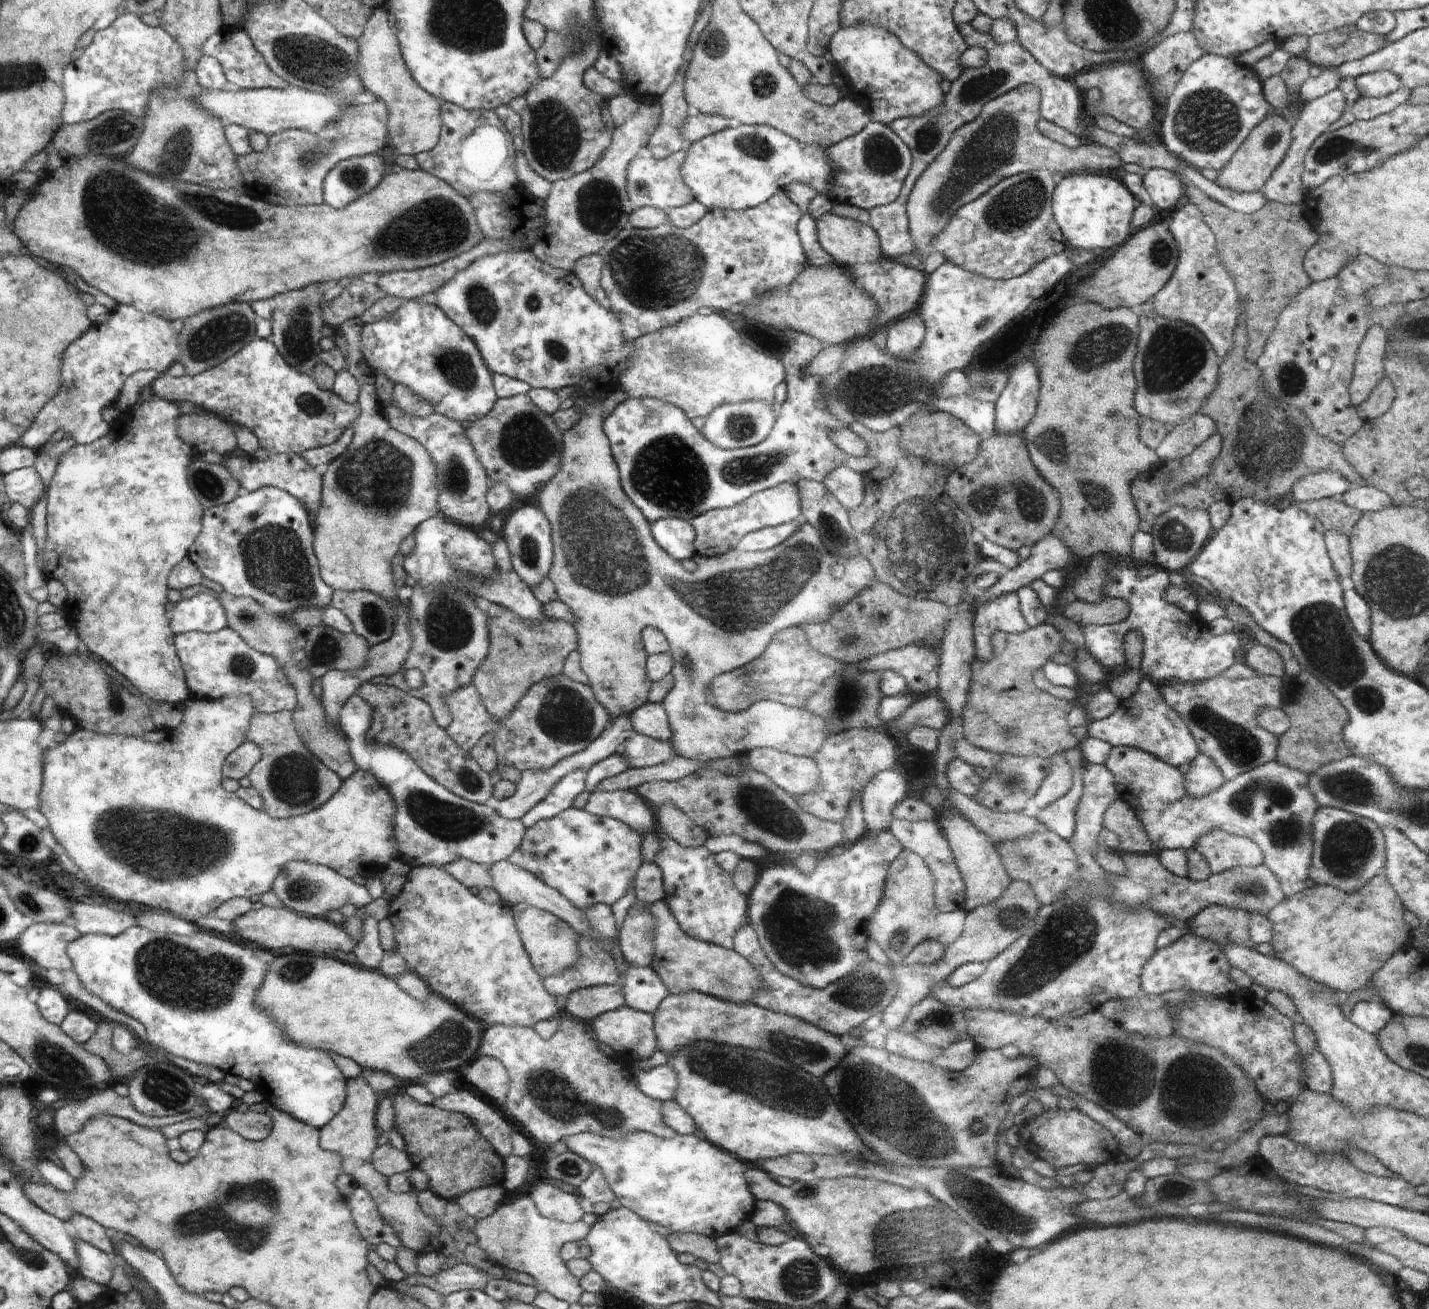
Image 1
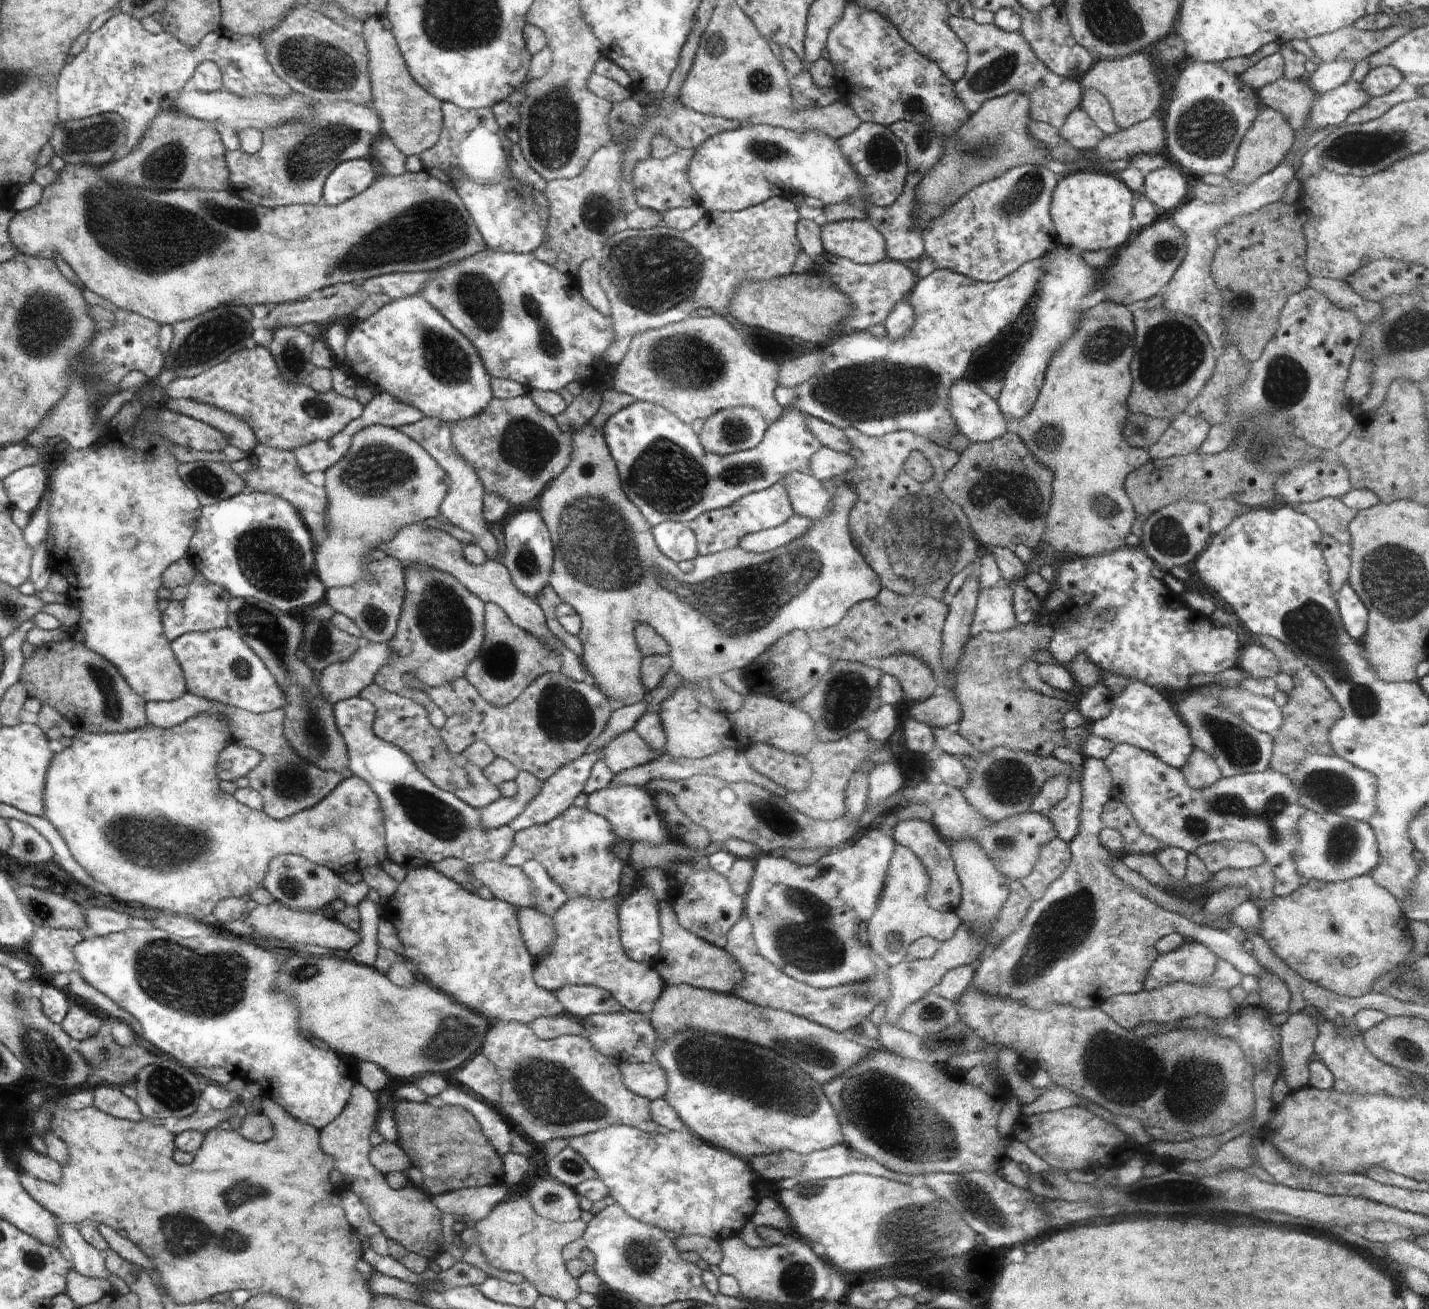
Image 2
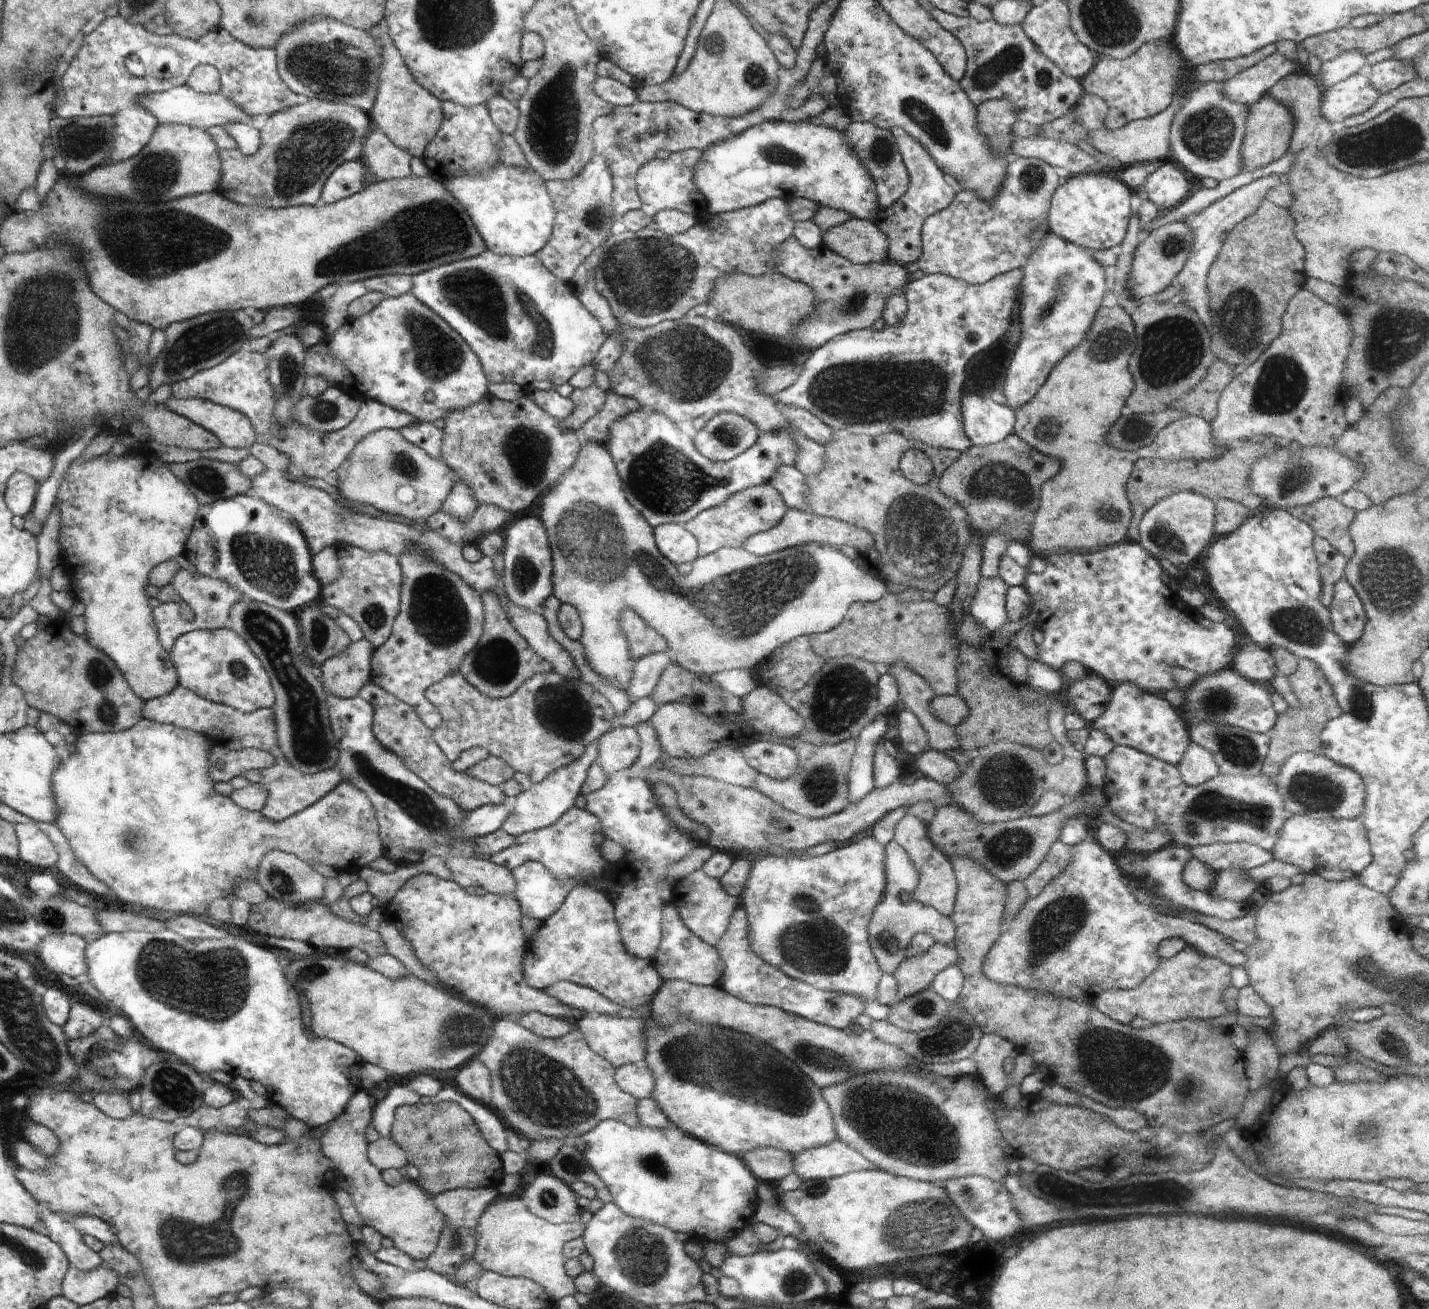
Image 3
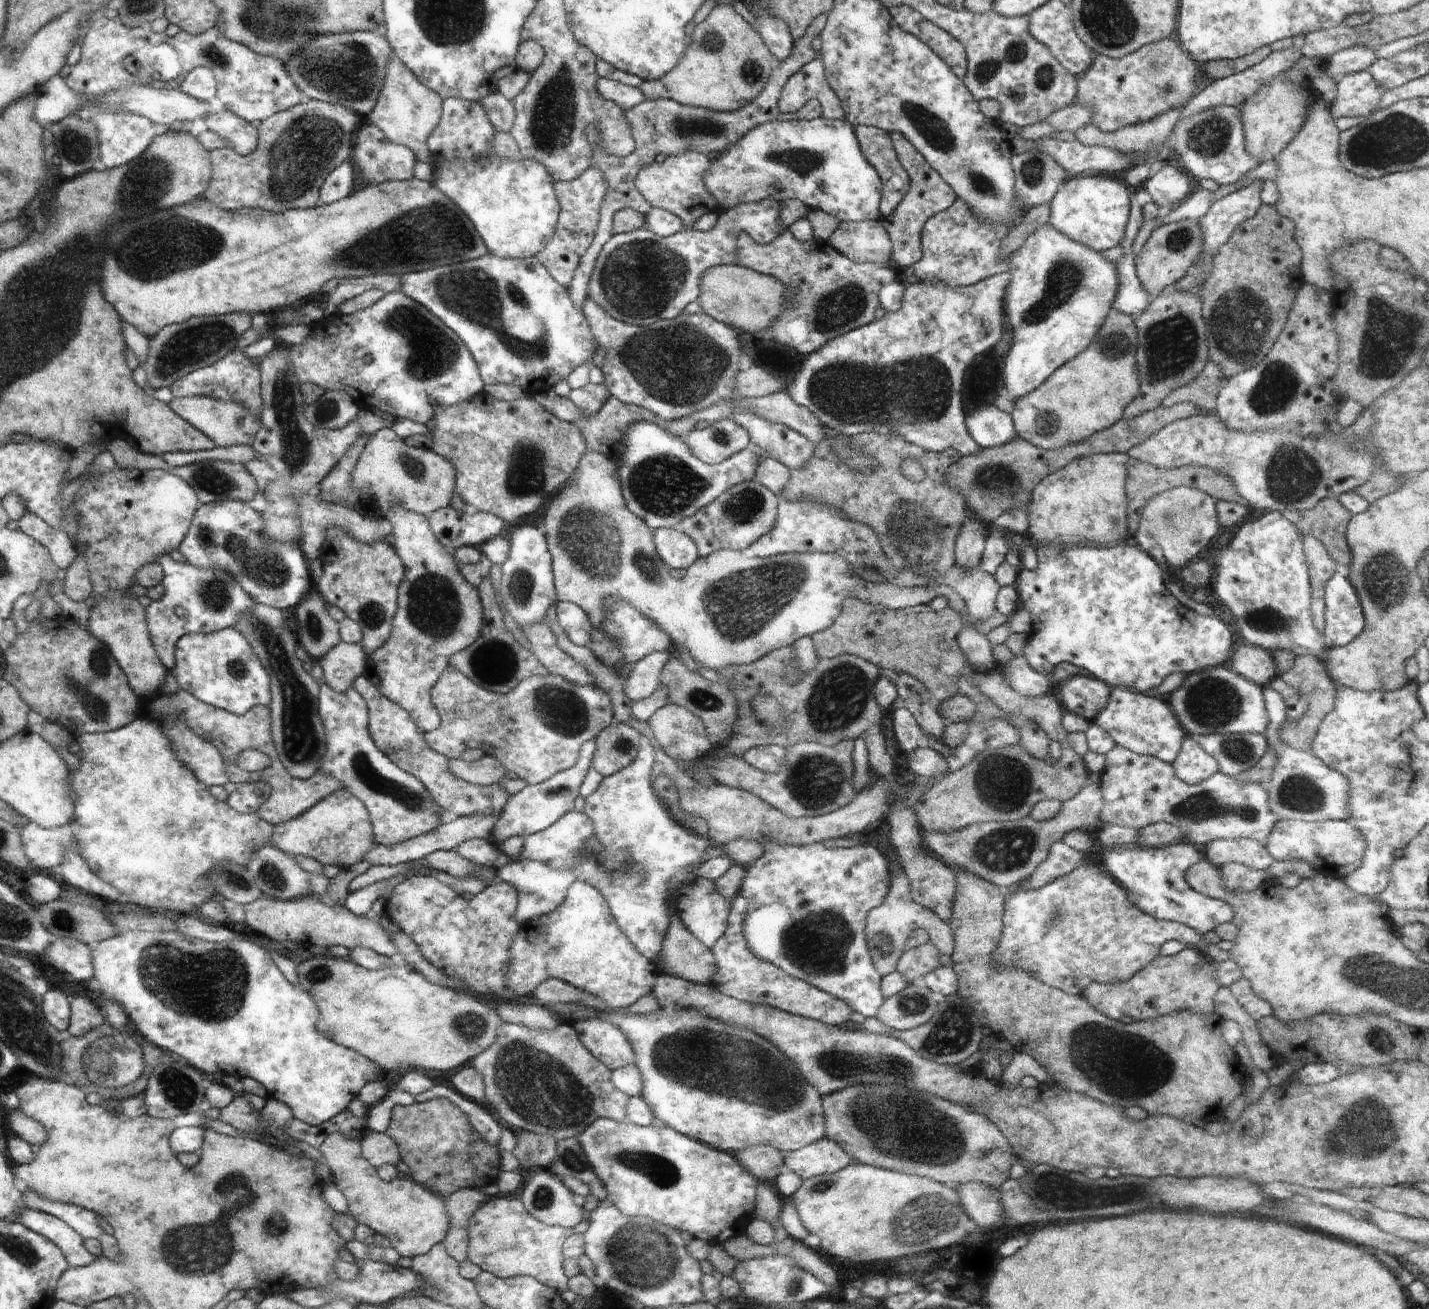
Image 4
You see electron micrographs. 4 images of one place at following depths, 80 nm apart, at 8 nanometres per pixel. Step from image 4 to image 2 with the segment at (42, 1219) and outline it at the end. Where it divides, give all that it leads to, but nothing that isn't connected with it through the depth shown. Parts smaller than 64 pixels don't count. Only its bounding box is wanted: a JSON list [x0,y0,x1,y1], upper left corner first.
[56,1219,110,1278]

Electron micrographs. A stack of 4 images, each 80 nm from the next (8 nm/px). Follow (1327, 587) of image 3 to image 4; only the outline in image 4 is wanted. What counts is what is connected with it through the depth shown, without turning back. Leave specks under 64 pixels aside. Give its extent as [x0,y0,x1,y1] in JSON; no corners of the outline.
[1302,536,1337,635]

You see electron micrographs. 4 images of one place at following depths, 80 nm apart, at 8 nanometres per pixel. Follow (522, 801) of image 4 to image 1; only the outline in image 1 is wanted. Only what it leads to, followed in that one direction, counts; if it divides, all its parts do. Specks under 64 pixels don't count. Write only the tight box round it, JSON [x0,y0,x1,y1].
[520,769,586,827]

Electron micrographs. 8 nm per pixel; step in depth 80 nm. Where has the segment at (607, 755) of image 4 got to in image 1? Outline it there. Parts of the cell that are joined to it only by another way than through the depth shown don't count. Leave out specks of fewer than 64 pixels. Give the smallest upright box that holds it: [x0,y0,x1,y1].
[621,733,678,768]

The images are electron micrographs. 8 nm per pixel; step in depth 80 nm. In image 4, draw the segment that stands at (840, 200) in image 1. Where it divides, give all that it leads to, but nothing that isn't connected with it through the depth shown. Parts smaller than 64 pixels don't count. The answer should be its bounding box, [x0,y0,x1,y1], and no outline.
[855,125,910,217]

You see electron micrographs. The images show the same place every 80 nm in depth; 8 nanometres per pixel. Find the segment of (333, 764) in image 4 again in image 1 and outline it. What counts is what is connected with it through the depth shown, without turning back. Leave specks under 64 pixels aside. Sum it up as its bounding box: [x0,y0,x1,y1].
[339,694,526,868]

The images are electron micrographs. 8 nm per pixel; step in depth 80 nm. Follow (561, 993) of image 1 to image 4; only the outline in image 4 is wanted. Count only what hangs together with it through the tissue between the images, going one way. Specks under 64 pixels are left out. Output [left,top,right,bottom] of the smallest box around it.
[506,880,658,1009]

